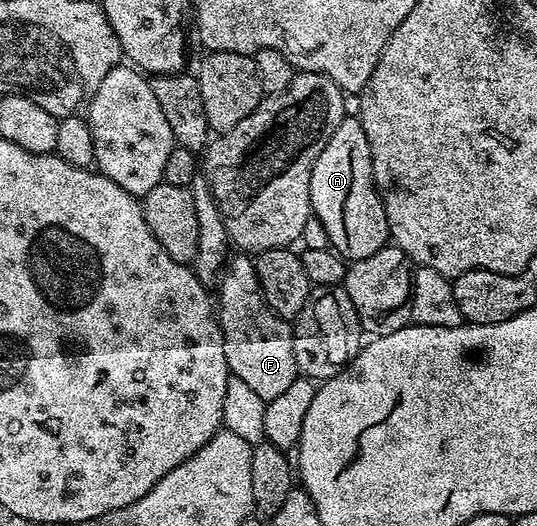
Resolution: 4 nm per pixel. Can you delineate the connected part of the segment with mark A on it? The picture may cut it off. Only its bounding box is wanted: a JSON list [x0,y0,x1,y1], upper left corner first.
[310,116,389,262]

